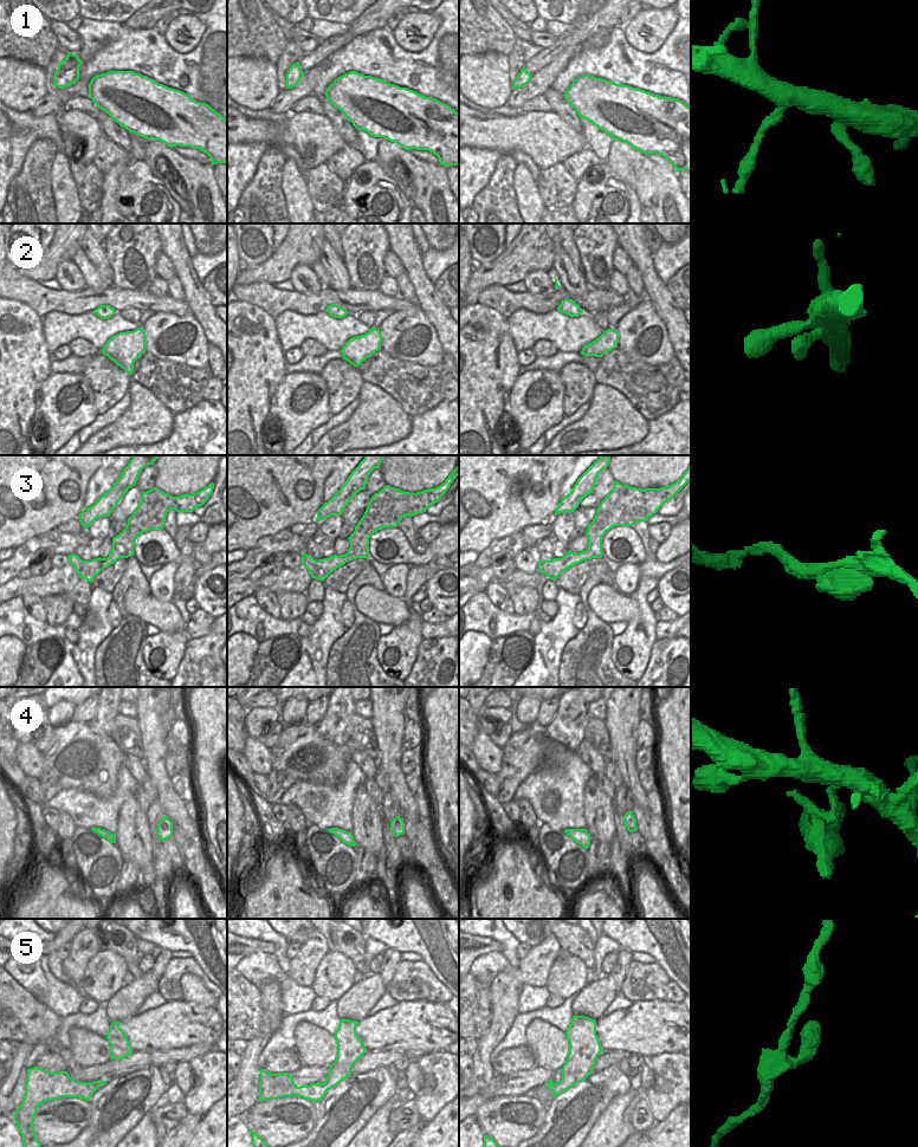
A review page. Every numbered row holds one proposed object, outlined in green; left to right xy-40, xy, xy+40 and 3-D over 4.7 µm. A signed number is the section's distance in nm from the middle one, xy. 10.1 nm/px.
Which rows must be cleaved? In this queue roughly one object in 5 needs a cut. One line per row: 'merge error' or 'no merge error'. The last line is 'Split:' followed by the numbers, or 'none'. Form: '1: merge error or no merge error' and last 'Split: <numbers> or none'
1: no merge error
2: no merge error
3: no merge error
4: merge error
5: no merge error
Split: 4

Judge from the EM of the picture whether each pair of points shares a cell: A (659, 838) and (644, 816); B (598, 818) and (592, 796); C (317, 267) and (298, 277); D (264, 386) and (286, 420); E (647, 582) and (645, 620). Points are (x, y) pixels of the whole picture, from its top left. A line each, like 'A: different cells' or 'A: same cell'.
A: same cell
B: same cell
C: different cells
D: different cells
E: same cell

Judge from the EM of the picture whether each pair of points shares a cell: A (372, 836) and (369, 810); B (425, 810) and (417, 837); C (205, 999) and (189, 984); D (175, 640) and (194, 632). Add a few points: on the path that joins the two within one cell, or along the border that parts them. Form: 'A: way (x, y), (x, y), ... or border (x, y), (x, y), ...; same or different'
A: way (369, 830), (369, 816); same
B: border (432, 814), (421, 816); different
C: way (201, 996), (193, 987); same
D: border (185, 628), (189, 637); different

